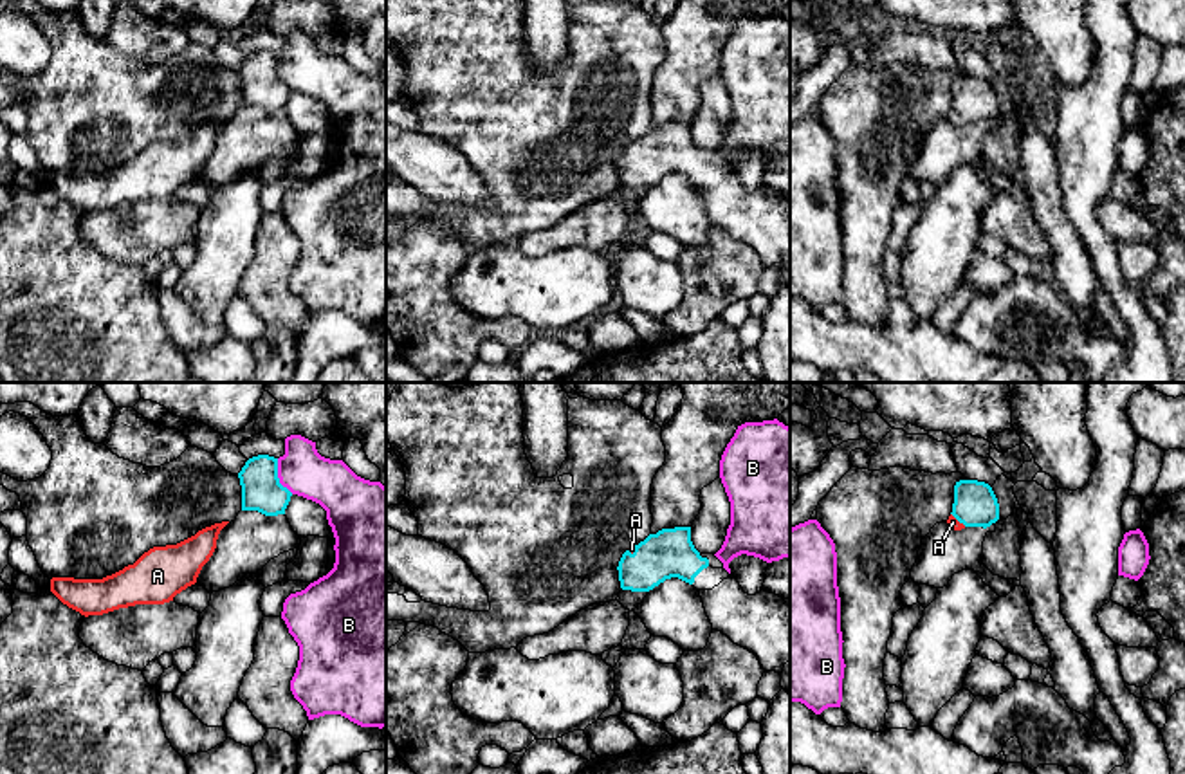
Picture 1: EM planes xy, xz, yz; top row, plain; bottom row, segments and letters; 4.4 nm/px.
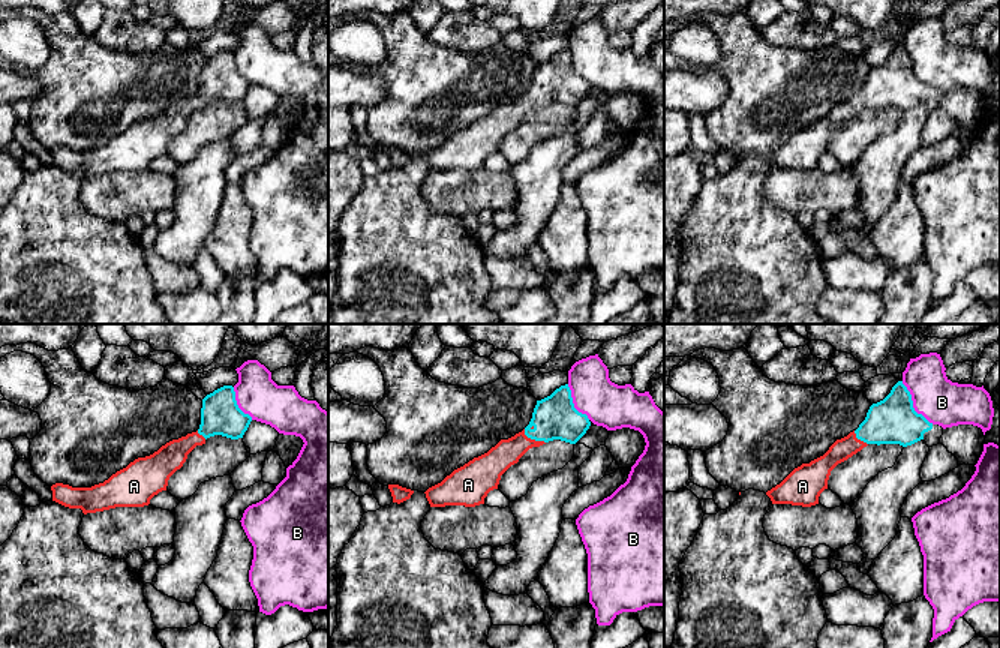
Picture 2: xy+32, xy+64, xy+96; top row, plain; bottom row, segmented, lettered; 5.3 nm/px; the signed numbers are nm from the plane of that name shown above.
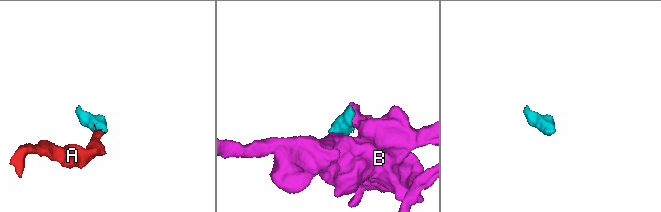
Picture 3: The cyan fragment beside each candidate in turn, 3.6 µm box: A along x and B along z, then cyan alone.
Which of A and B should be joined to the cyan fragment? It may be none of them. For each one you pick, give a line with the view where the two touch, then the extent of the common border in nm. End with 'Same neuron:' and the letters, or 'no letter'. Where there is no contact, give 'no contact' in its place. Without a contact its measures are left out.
A: yz | 90 nm
Same neuron: A

